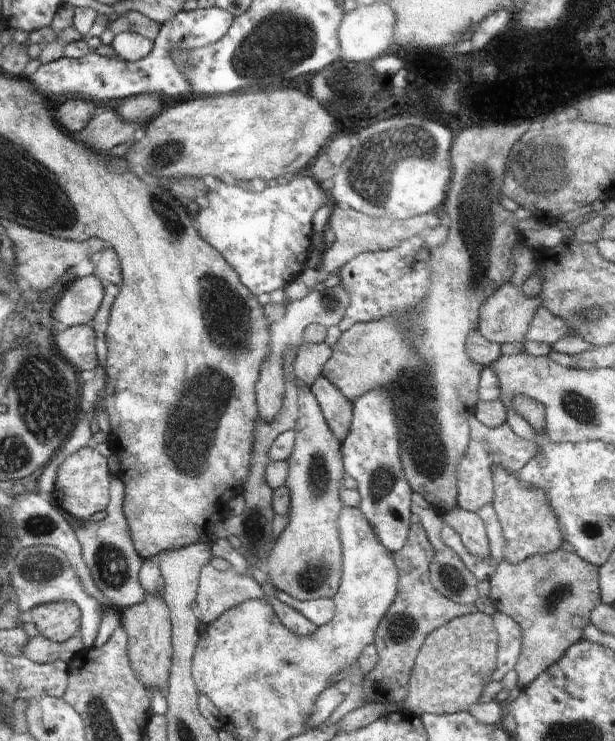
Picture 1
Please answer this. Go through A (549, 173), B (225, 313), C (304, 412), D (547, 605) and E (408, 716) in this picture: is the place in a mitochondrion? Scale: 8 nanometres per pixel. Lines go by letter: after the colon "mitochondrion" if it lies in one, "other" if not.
A: mitochondrion
B: mitochondrion
C: other
D: mitochondrion
E: other

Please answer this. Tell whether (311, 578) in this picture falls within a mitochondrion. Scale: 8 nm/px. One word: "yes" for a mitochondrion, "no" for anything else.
yes

